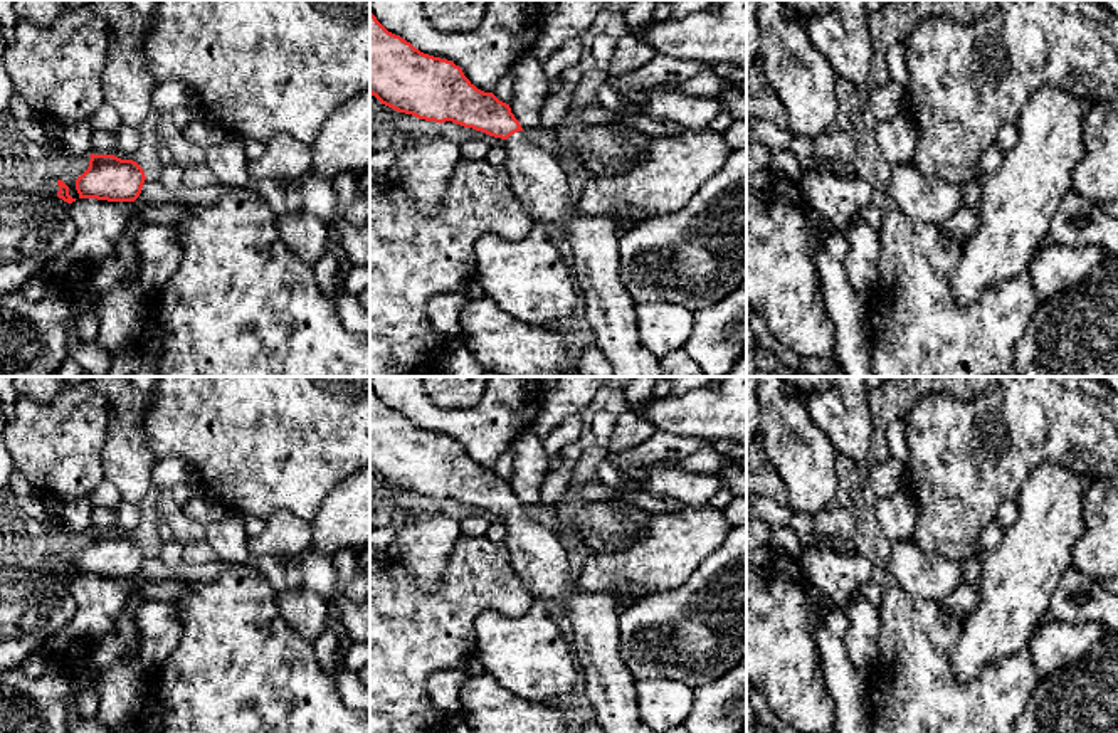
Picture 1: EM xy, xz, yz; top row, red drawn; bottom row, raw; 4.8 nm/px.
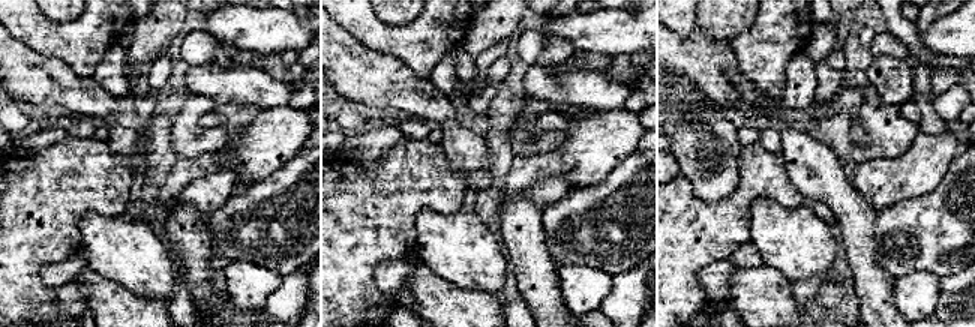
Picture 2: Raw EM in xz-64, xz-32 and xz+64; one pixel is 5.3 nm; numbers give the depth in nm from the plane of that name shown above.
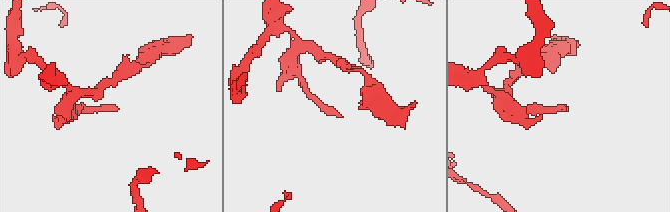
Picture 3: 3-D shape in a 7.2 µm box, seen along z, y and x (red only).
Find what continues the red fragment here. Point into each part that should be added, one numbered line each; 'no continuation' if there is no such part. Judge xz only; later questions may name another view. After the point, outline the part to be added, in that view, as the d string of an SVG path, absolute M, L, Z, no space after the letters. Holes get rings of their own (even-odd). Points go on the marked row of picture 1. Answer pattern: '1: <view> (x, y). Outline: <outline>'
1: xz (538, 180). Outline: M525 129L504 140L504 148L514 195L535 222L560 229L568 240L572 276L614 377L661 377L659 358L639 340L635 301L620 277L617 225L610 219L583 215L570 202L558 156L535 146Z

